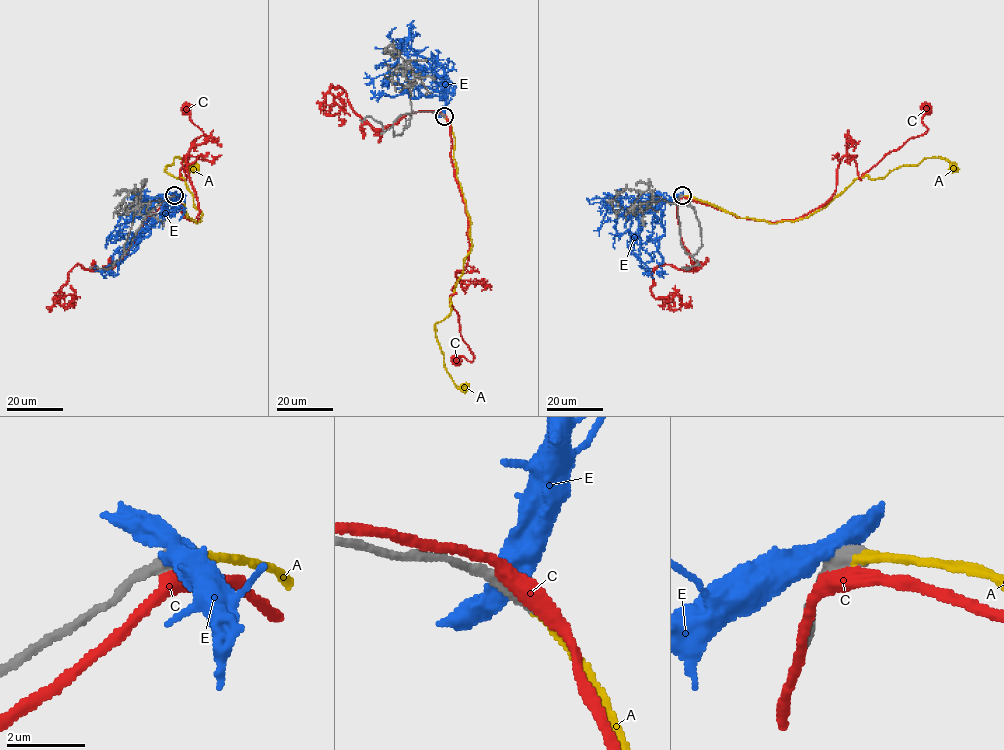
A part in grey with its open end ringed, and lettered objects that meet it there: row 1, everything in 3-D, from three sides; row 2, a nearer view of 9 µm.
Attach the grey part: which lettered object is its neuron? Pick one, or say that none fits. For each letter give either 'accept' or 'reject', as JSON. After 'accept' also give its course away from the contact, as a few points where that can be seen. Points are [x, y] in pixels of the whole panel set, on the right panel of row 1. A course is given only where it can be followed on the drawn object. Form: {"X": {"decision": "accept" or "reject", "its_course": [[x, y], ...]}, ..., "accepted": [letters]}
{"A": {"decision": "accept", "its_course": [[681, 196], [741, 218], [777, 223], [807, 217], [864, 175], [882, 178], [926, 157], [940, 157], [954, 166]]}, "C": {"decision": "reject"}, "E": {"decision": "reject"}, "accepted": ["A"]}

